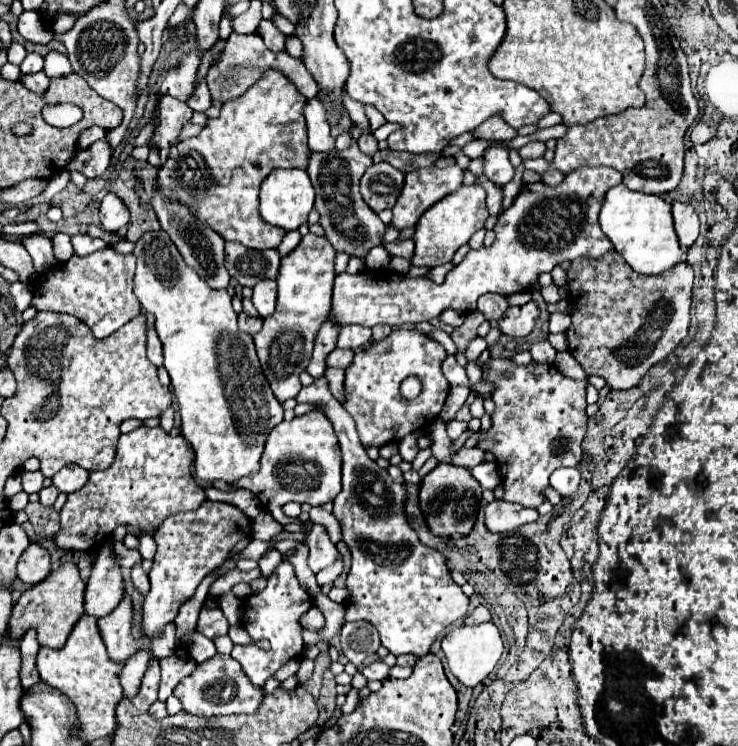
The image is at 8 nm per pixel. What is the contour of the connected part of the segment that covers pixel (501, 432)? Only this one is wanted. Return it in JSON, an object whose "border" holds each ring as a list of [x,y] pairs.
{"border":[[[490,359],[486,361],[490,367],[484,375],[486,381],[496,385],[492,393],[492,401],[496,403],[496,411],[492,413],[492,429],[480,435],[478,447],[482,451],[490,451],[496,457],[498,471],[502,475],[504,487],[504,501],[518,503],[522,507],[538,509],[544,501],[544,491],[550,487],[550,475],[560,467],[578,467],[582,461],[582,441],[586,435],[586,381],[566,379],[554,365],[544,363],[530,363],[530,365],[516,365],[510,359]]]}

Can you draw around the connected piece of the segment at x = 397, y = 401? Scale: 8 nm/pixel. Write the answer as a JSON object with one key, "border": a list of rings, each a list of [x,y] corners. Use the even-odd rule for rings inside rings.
{"border":[[[394,329],[386,339],[362,349],[360,353],[354,355],[354,361],[350,367],[346,367],[346,379],[344,379],[344,409],[354,417],[356,421],[356,429],[358,429],[358,435],[360,435],[360,441],[366,447],[384,447],[388,445],[390,441],[400,441],[404,439],[406,435],[418,431],[418,429],[424,429],[426,425],[430,425],[438,413],[442,411],[442,405],[448,397],[448,391],[450,391],[450,383],[446,381],[446,377],[442,375],[442,361],[446,357],[446,351],[440,343],[428,339],[424,333],[420,331],[408,331],[408,329]],[[410,375],[416,375],[420,381],[422,381],[422,393],[408,401],[400,395],[400,381],[410,377]]]}

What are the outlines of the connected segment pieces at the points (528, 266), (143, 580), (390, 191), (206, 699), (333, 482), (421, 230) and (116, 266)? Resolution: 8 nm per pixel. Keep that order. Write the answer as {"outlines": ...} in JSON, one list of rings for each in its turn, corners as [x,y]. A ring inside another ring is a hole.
{"outlines":[[[[580,167],[568,173],[558,187],[548,187],[544,183],[524,185],[512,205],[498,215],[494,243],[470,251],[464,261],[446,275],[444,283],[434,283],[428,277],[398,275],[390,269],[364,269],[356,275],[340,273],[334,281],[332,317],[340,325],[360,323],[366,327],[398,327],[432,321],[446,309],[468,315],[476,311],[476,301],[484,293],[524,293],[532,289],[540,273],[552,271],[554,265],[578,257],[600,259],[614,251],[614,247],[598,225],[598,213],[606,191],[620,183],[622,175],[612,167]]],[[[142,565],[132,567],[132,583],[142,595],[146,595],[146,591],[150,591],[150,581],[148,581],[148,575],[144,573]]],[[[374,163],[360,179],[360,193],[374,213],[394,207],[404,187],[404,173],[390,163]]],[[[214,655],[212,659],[200,663],[196,671],[184,677],[174,695],[184,705],[184,711],[198,715],[198,717],[218,717],[218,715],[232,715],[232,713],[252,713],[262,703],[262,689],[256,689],[238,661],[230,655]]],[[[310,411],[302,417],[294,417],[292,421],[282,421],[280,425],[276,425],[268,435],[262,459],[260,459],[260,471],[252,475],[248,481],[236,481],[234,485],[250,489],[278,521],[280,507],[288,501],[310,503],[310,505],[324,505],[332,501],[340,491],[340,477],[342,477],[342,453],[338,451],[334,429],[330,427],[330,421],[326,419],[326,415],[322,415],[320,411]],[[312,463],[318,469],[318,477],[312,477]]],[[[460,185],[458,191],[434,203],[434,207],[430,207],[430,211],[426,211],[426,215],[422,215],[422,219],[418,221],[416,233],[412,237],[416,243],[412,265],[436,267],[452,261],[458,247],[468,243],[470,237],[484,227],[486,219],[488,219],[486,191],[480,185]]],[[[112,247],[86,257],[72,255],[66,263],[58,263],[52,273],[44,275],[42,285],[34,285],[32,305],[38,311],[70,313],[84,321],[92,329],[94,337],[104,339],[140,313],[140,303],[132,291],[134,267],[136,259],[132,253],[120,255]]]]}

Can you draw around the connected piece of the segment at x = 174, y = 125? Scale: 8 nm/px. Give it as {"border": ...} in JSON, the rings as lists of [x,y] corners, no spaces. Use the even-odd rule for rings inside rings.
{"border":[[[164,95],[160,99],[158,113],[160,113],[160,123],[156,127],[152,143],[158,149],[166,151],[166,149],[170,149],[170,145],[174,145],[178,141],[184,123],[188,123],[192,119],[192,111],[186,103],[178,101],[170,95]]]}

